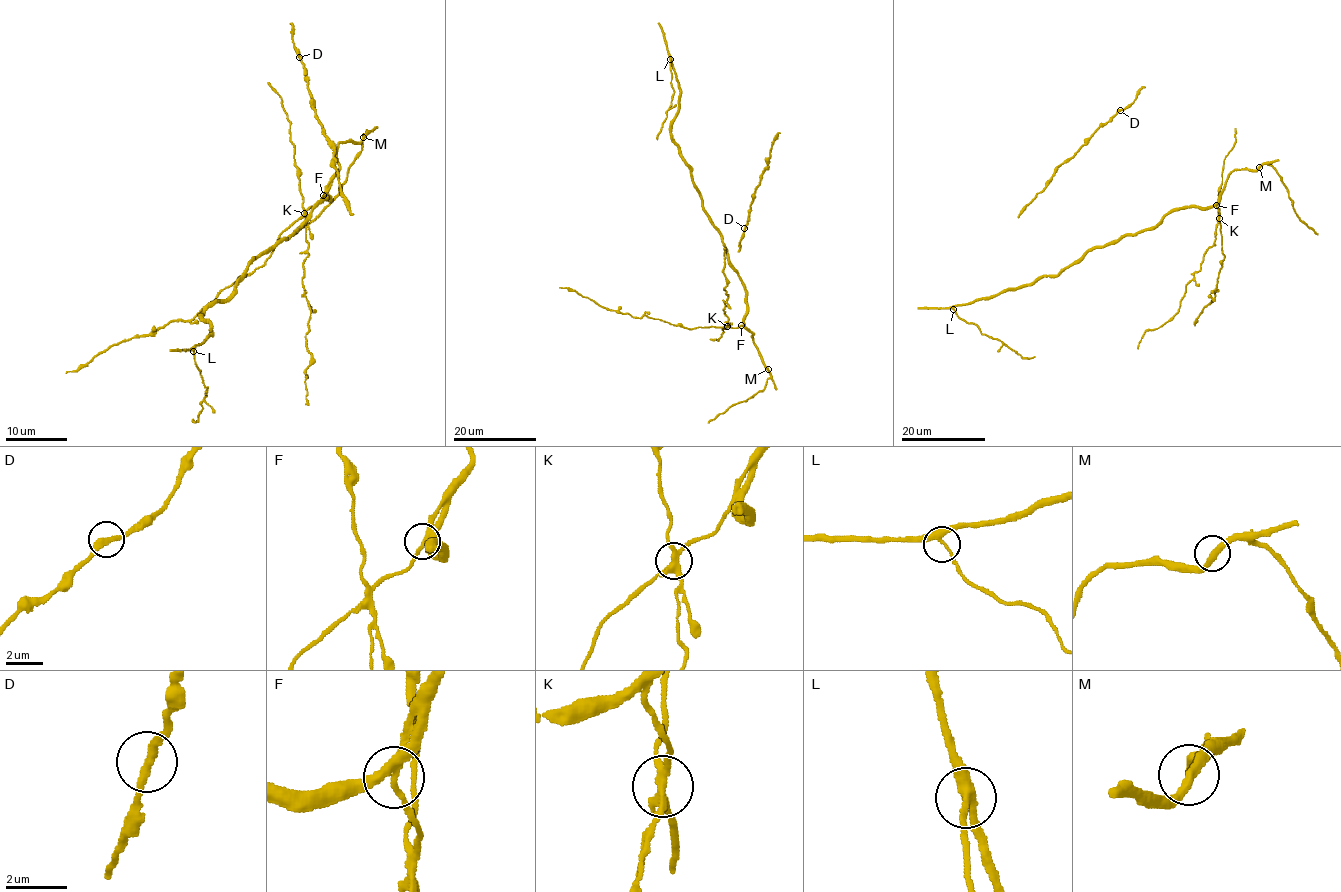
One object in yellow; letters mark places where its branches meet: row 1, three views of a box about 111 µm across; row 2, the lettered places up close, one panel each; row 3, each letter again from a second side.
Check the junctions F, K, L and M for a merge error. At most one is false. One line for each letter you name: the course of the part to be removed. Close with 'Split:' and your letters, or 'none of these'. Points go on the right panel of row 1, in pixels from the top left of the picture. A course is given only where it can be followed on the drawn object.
Split: K

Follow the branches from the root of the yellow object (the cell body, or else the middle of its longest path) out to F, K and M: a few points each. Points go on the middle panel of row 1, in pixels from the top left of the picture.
F: (723, 243), (728, 262), (745, 290), (746, 316), (741, 325)
K: (723, 243), (728, 262), (738, 275), (746, 295), (744, 323), (736, 328), (728, 326)
M: (723, 243), (728, 262), (745, 290), (745, 327), (754, 334), (753, 341), (768, 369)

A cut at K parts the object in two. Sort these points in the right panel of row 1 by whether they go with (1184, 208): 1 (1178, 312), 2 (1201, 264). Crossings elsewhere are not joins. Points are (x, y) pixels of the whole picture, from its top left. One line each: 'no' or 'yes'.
1: no
2: no

